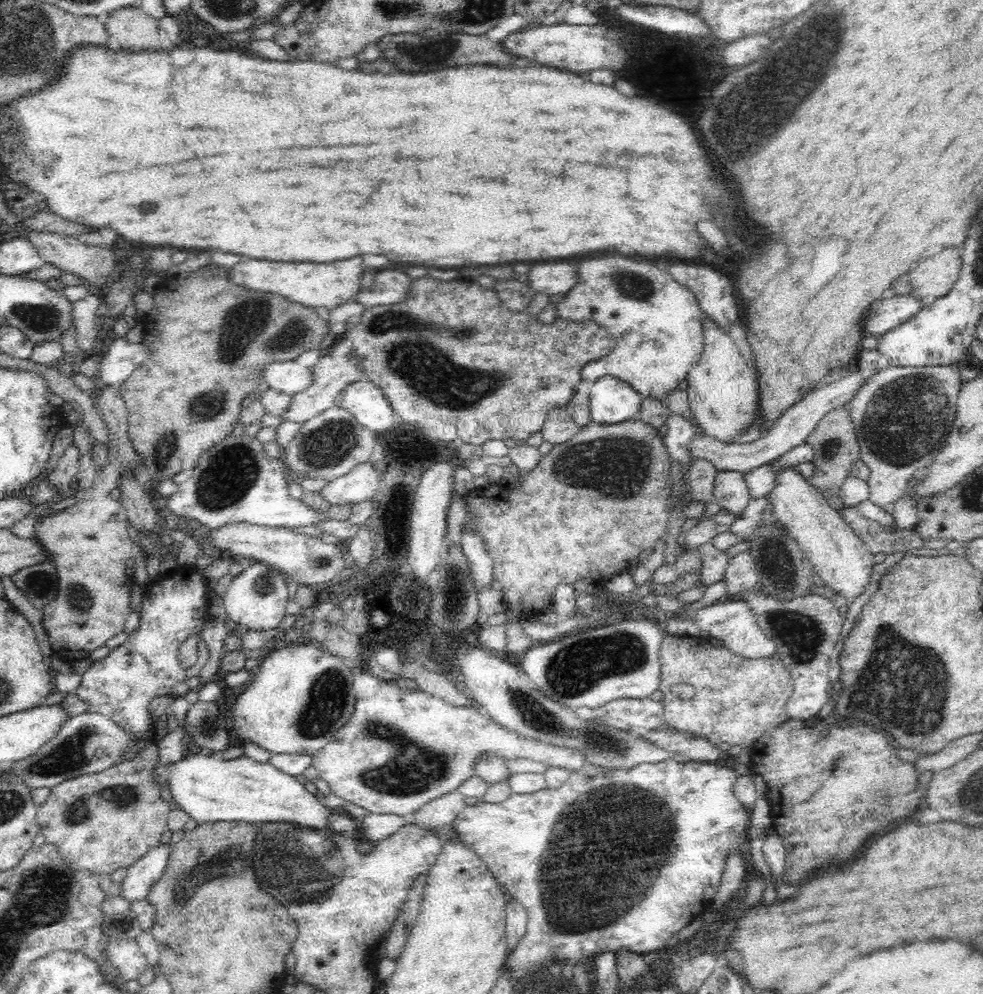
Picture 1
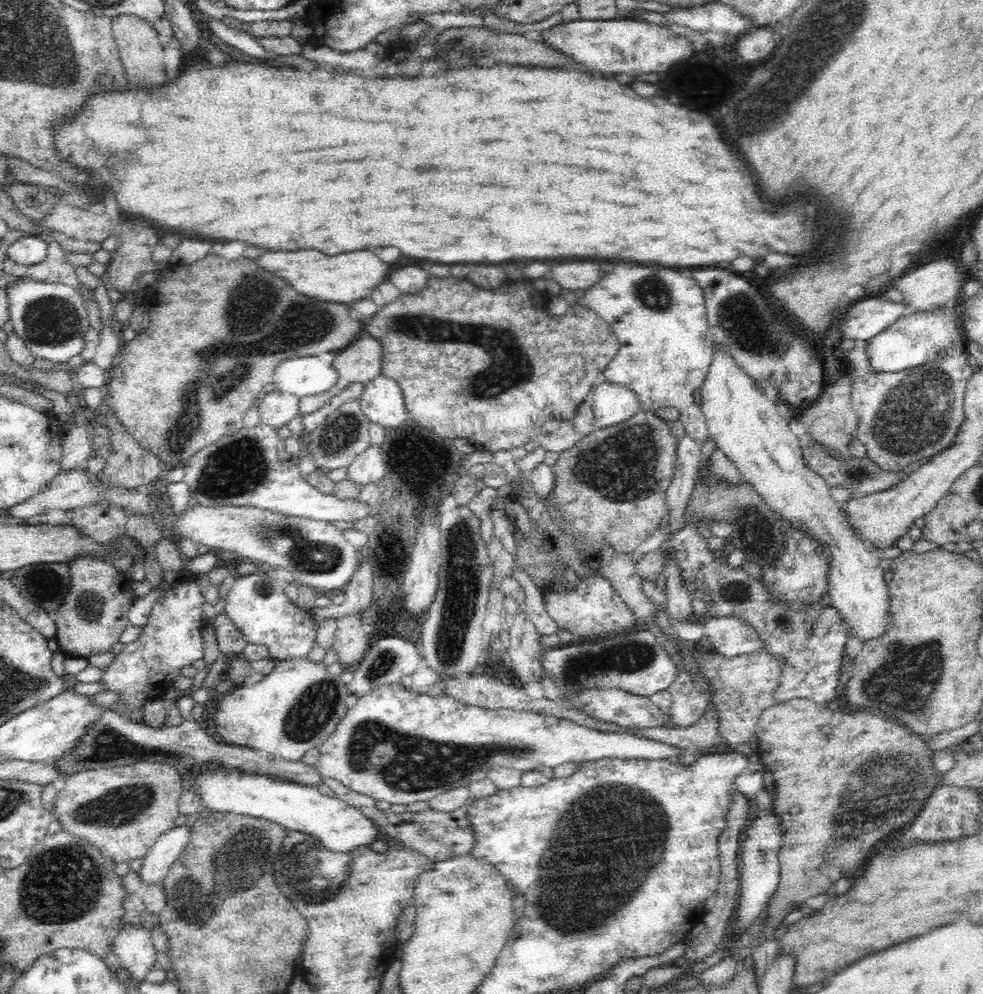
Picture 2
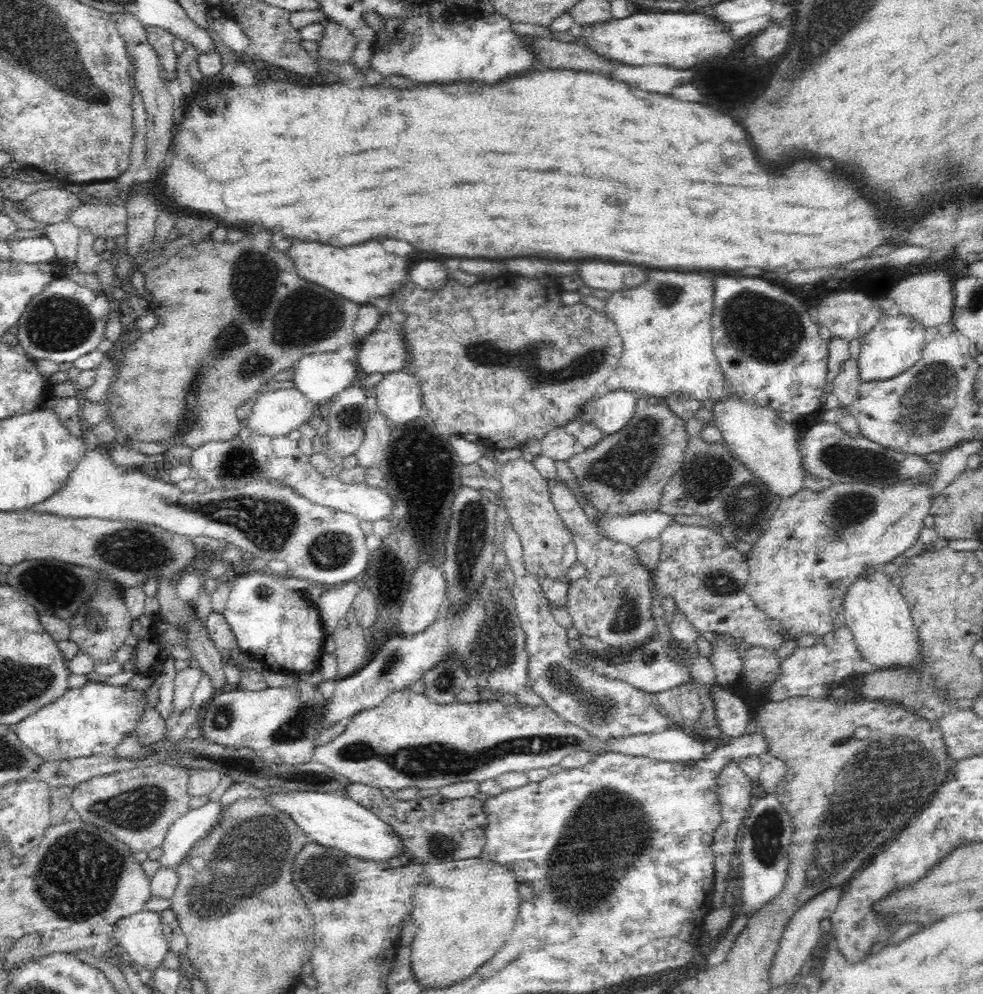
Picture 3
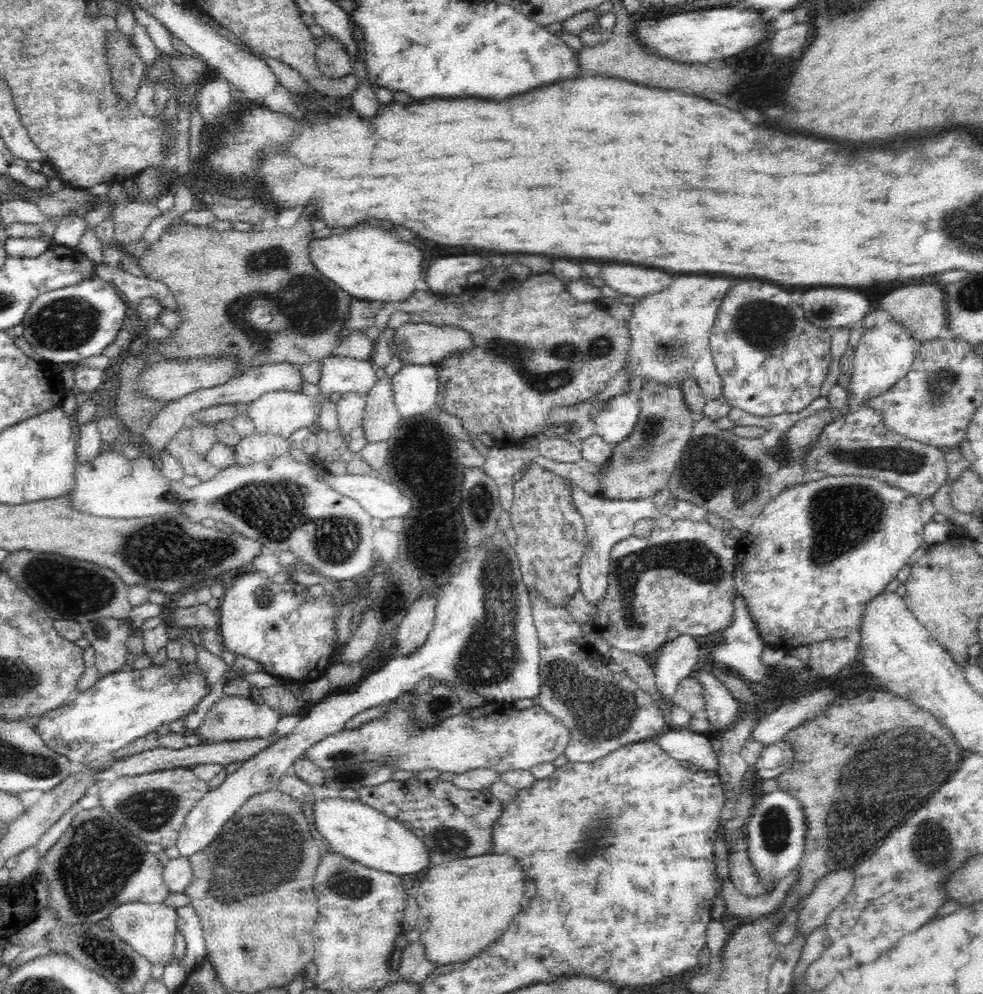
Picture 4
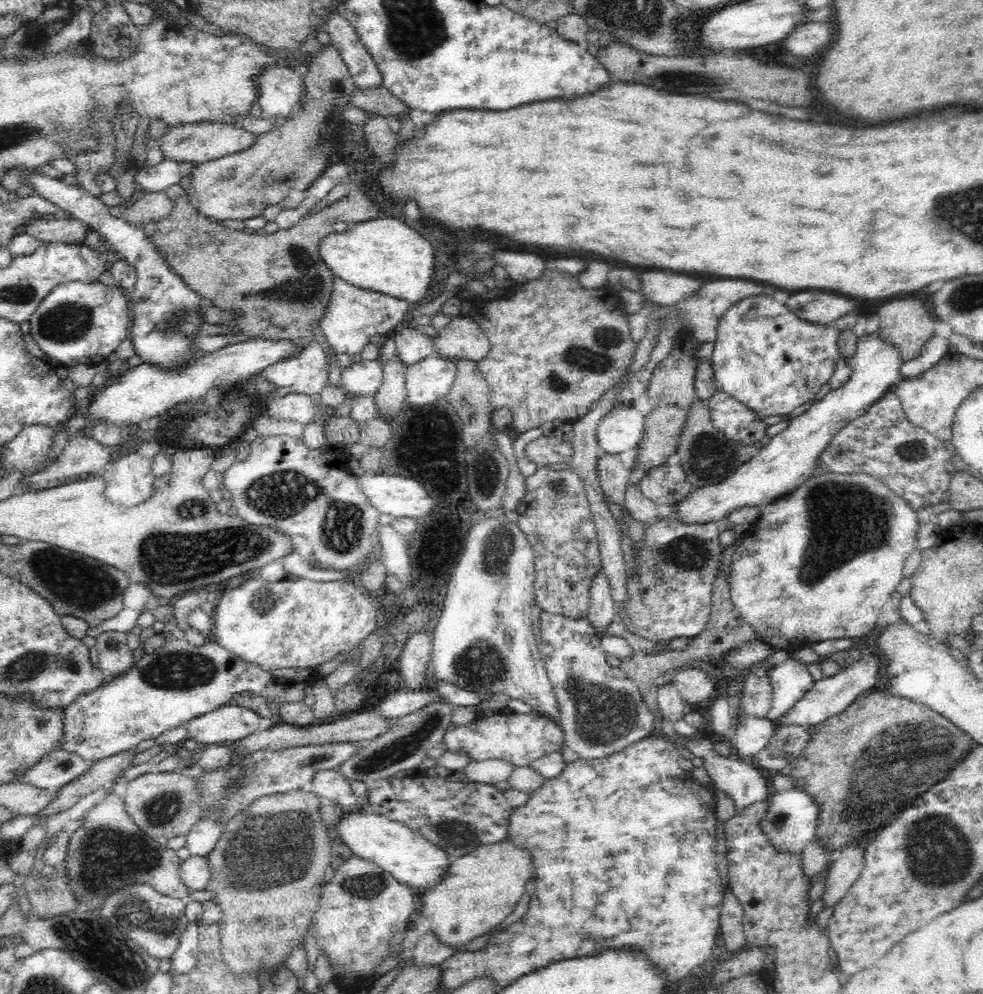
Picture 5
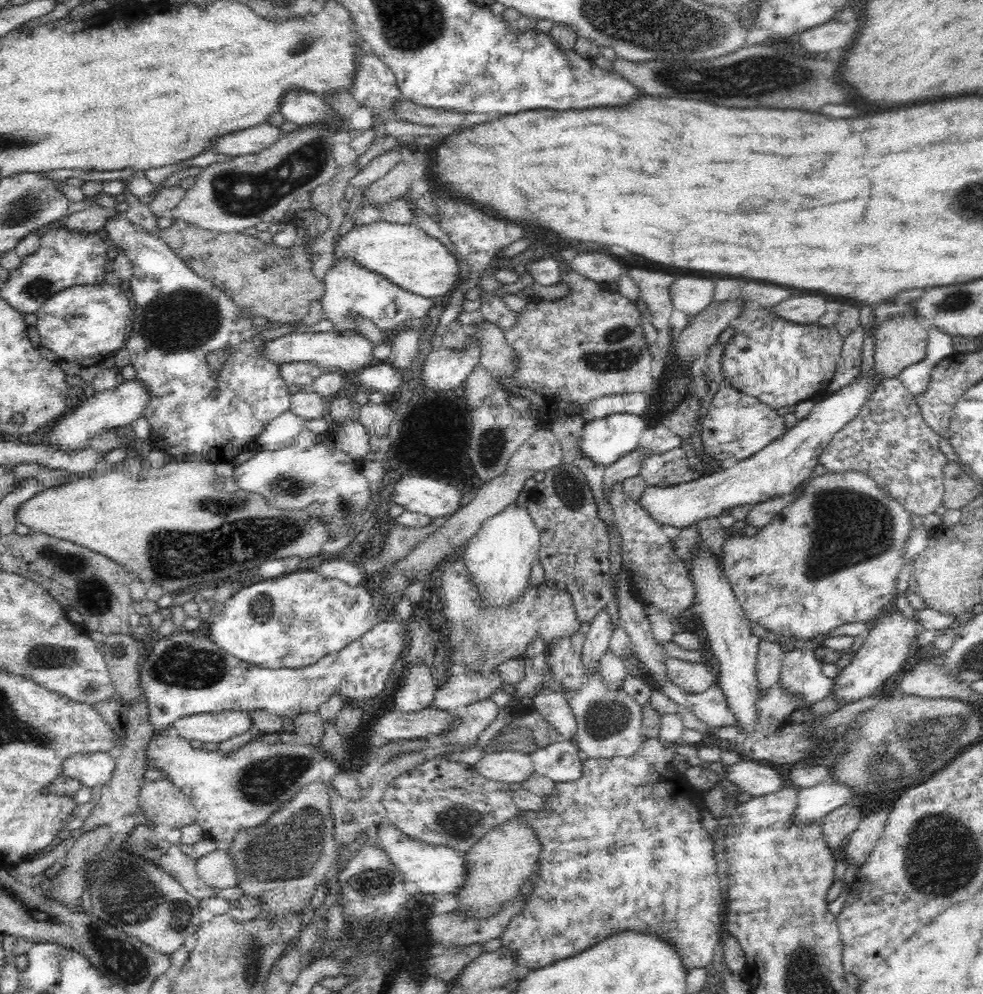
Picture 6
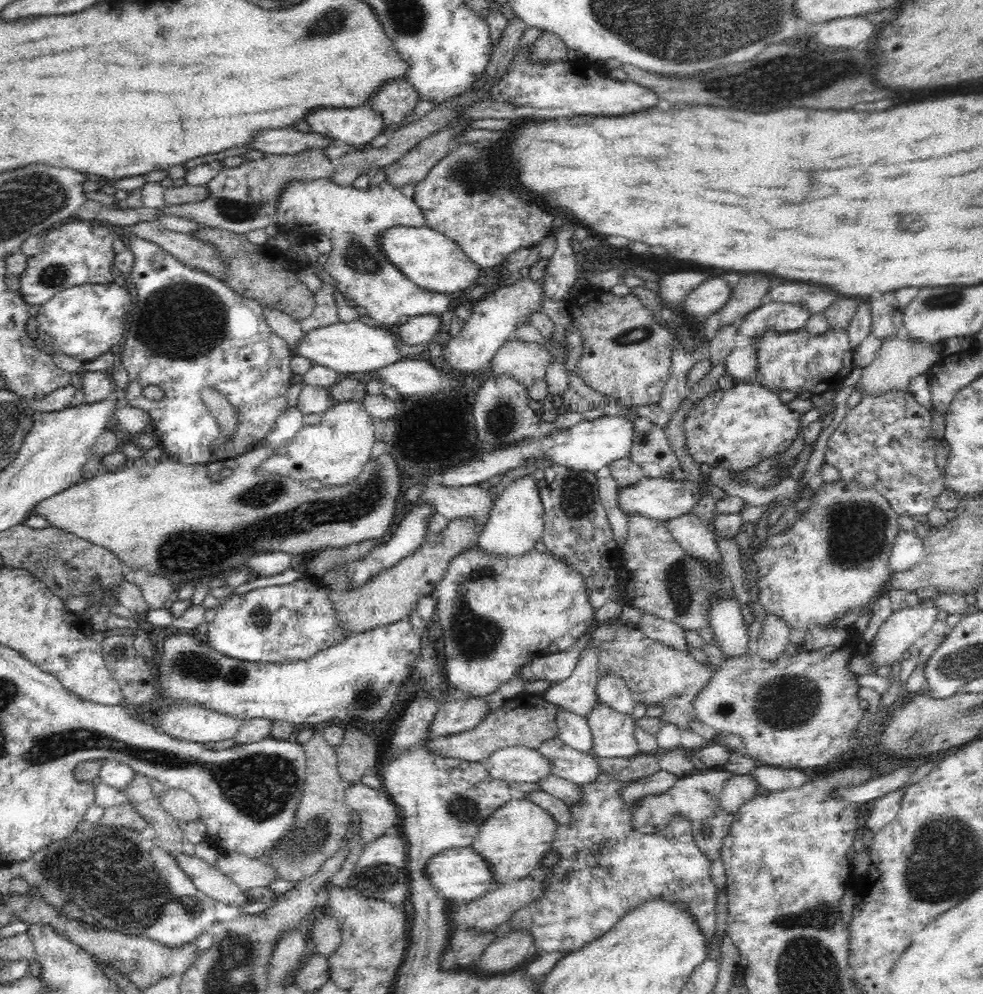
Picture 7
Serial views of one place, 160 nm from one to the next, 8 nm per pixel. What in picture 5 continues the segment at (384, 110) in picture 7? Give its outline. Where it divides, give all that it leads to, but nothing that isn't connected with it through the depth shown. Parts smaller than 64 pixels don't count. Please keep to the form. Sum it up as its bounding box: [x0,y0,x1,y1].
[323,11,382,89]

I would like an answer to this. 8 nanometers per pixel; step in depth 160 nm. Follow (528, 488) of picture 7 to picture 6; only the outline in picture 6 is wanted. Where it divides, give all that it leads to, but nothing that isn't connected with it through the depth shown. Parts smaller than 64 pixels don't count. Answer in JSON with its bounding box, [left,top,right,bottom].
[460,501,539,608]

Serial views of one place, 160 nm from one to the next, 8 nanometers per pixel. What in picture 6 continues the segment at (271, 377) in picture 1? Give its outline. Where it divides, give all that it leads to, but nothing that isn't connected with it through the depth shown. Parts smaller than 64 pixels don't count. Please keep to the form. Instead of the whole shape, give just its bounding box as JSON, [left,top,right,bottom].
[358,362,407,394]

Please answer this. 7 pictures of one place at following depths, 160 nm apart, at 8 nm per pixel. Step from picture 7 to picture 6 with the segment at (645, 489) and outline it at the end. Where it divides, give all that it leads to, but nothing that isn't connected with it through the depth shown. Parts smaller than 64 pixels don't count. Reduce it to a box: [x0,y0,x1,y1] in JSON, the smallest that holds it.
[638,369,883,528]

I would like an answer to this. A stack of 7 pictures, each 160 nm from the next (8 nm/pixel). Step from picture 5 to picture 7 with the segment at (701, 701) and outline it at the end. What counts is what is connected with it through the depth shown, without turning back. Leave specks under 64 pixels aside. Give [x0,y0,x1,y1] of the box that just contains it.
[596,623,714,730]

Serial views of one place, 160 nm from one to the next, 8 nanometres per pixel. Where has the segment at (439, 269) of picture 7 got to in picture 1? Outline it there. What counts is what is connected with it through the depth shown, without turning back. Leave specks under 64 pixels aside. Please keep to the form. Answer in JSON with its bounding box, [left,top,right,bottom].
[229,258,370,310]

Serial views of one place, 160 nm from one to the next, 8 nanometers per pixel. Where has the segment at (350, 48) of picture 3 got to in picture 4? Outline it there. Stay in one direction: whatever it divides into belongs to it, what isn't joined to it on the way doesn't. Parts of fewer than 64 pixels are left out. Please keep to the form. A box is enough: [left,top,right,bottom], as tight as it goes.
[316,35,352,79]

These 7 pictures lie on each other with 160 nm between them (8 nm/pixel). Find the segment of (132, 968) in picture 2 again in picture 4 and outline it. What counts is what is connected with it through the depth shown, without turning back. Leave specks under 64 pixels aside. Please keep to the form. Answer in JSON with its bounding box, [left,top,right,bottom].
[106,901,178,965]

